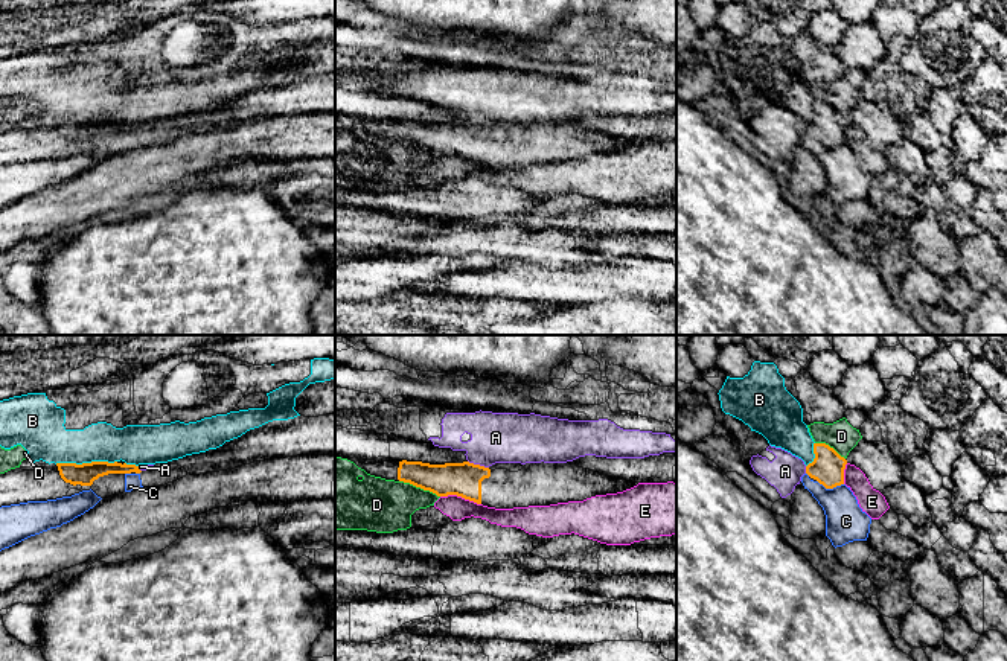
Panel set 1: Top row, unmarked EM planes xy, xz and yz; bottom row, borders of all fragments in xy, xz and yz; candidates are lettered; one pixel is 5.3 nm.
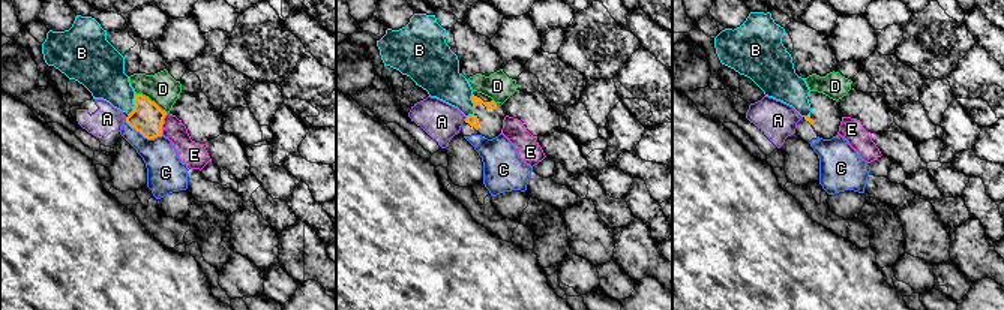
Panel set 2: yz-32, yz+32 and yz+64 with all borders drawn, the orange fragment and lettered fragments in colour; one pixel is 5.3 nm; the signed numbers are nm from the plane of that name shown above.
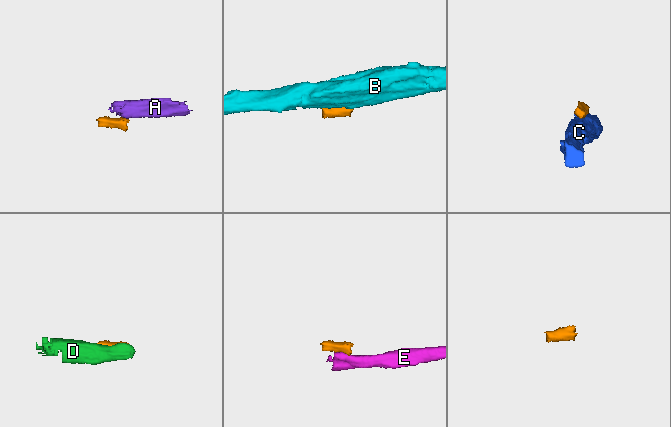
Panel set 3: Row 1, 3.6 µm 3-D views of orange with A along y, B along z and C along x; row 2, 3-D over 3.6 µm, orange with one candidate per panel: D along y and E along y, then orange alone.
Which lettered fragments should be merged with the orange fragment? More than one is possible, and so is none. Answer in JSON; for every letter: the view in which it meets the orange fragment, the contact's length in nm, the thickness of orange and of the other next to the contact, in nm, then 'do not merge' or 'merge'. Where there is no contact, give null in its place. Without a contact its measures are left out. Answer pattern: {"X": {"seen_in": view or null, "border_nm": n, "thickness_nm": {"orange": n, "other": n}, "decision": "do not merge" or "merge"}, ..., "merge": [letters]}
{"A": {"seen_in": "xz", "border_nm": 120, "thickness_nm": {"orange": 180, "other": 280}, "decision": "do not merge"}, "B": {"seen_in": "xy", "border_nm": 320, "thickness_nm": {"orange": 120, "other": 220}, "decision": "do not merge"}, "C": {"seen_in": "yz", "border_nm": 150, "thickness_nm": {"orange": 180, "other": 200}, "decision": "do not merge"}, "D": {"seen_in": "xz", "border_nm": 240, "thickness_nm": {"orange": 180, "other": 280}, "decision": "do not merge"}, "E": {"seen_in": "xz", "border_nm": 220, "thickness_nm": {"orange": 180, "other": 120}, "decision": "do not merge"}, "merge": []}

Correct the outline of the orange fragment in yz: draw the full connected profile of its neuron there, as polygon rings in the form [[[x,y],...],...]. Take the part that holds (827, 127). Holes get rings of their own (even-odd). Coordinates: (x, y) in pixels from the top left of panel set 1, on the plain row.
[[[814,102],[814,113],[815,117],[806,125],[806,133],[826,148],[844,143],[847,119],[826,102]]]

